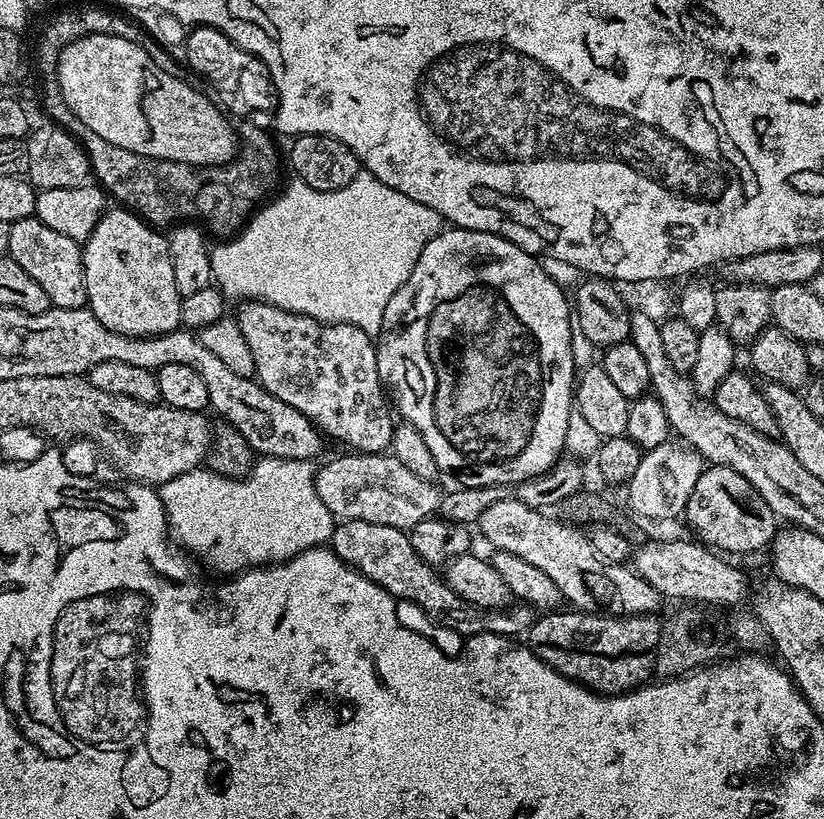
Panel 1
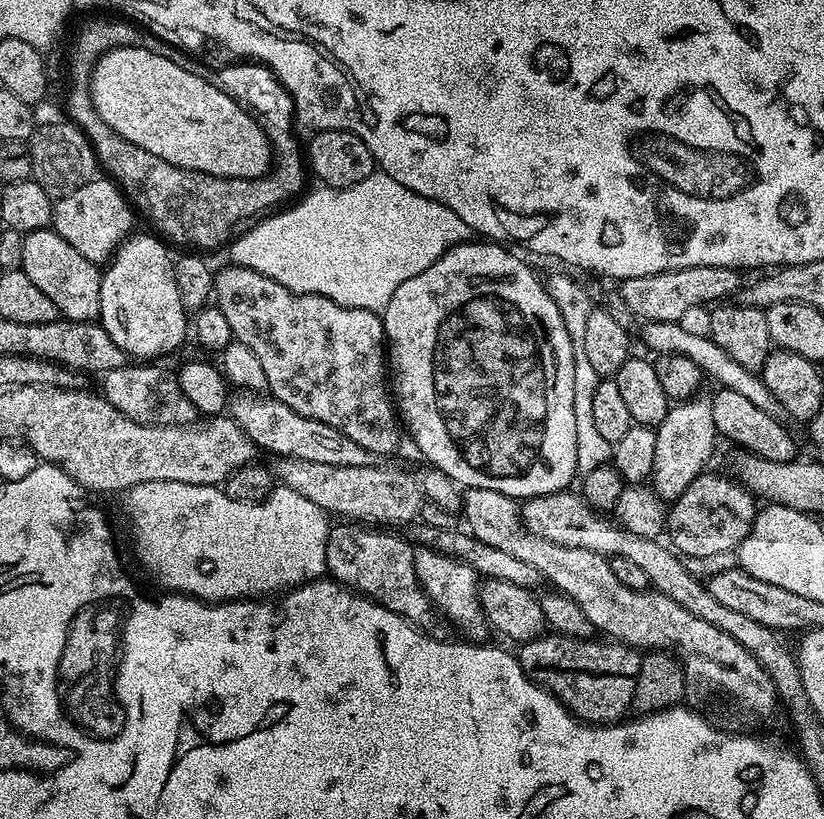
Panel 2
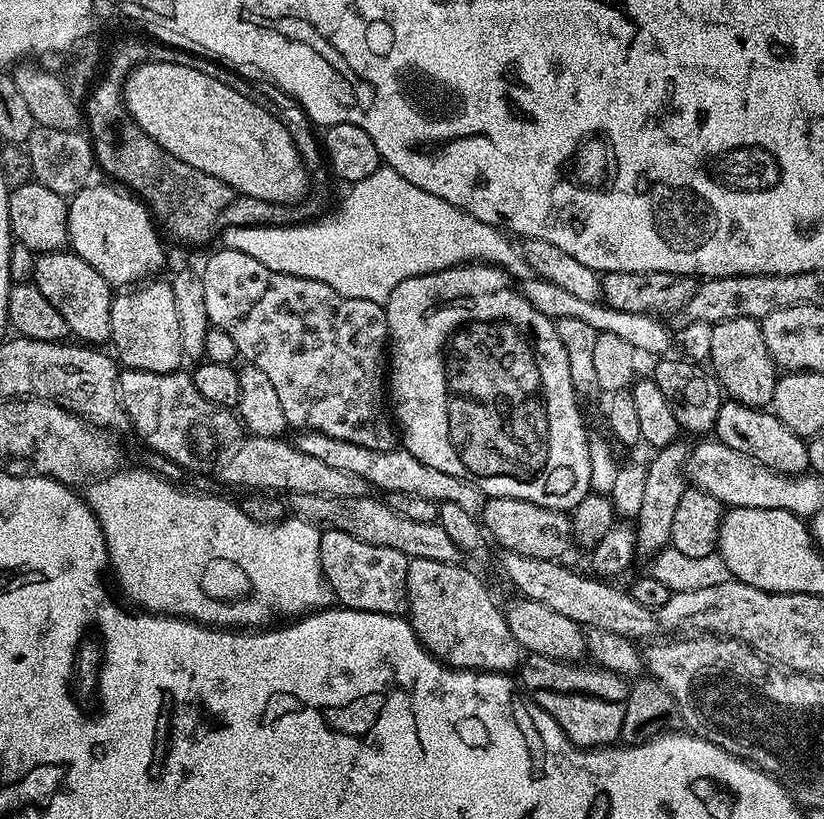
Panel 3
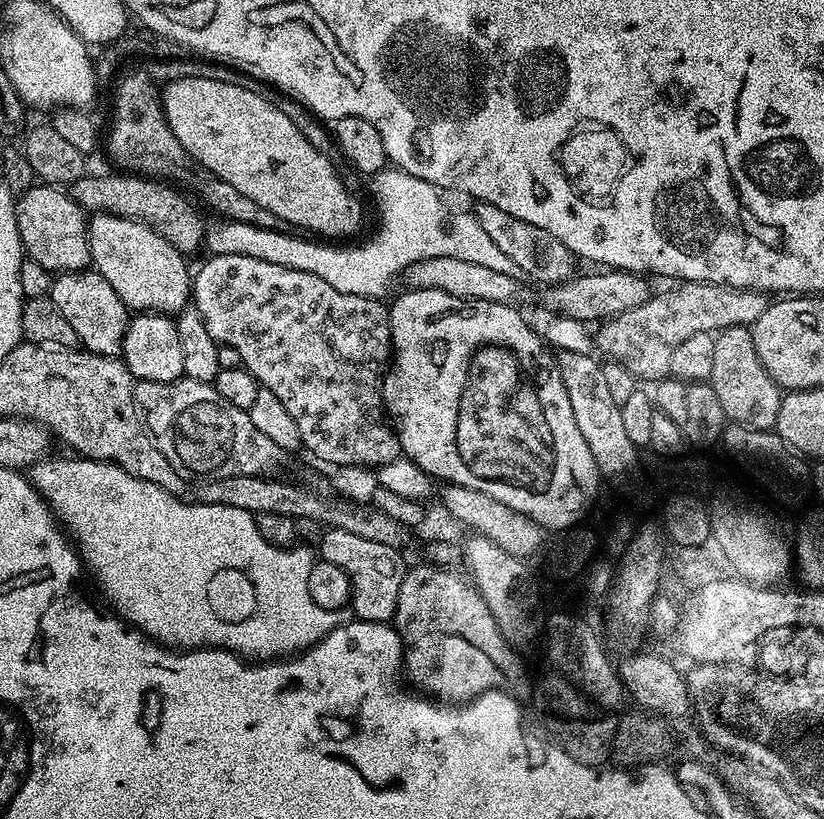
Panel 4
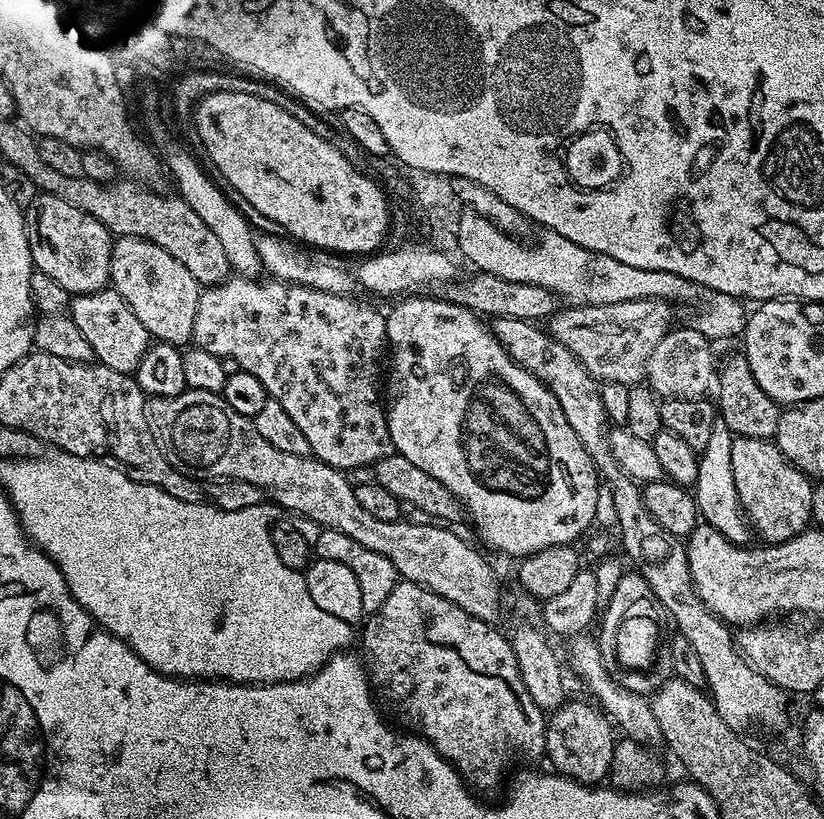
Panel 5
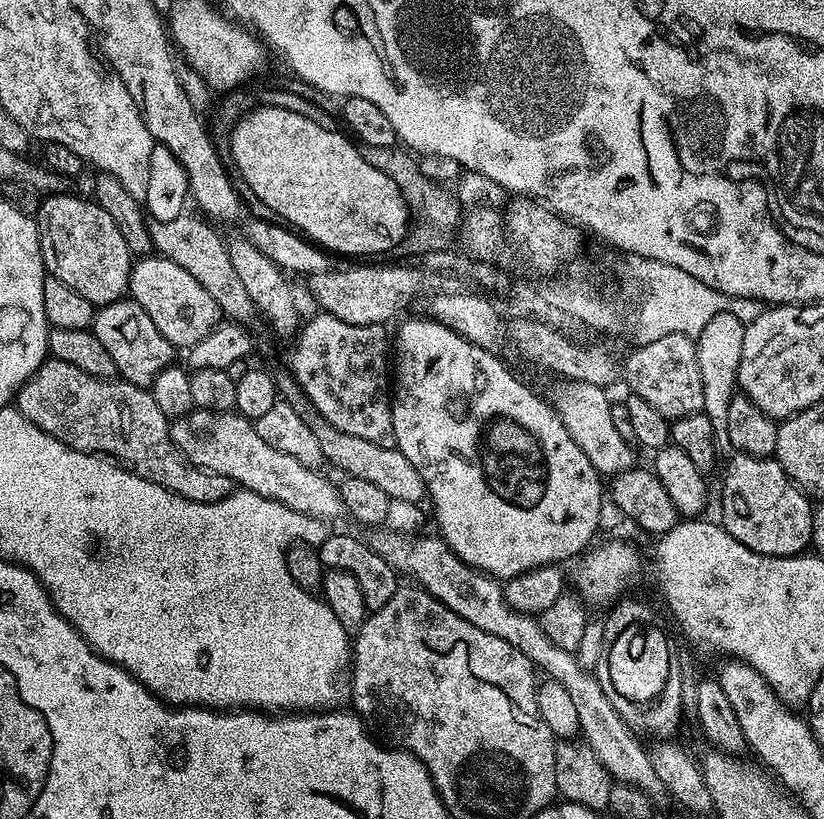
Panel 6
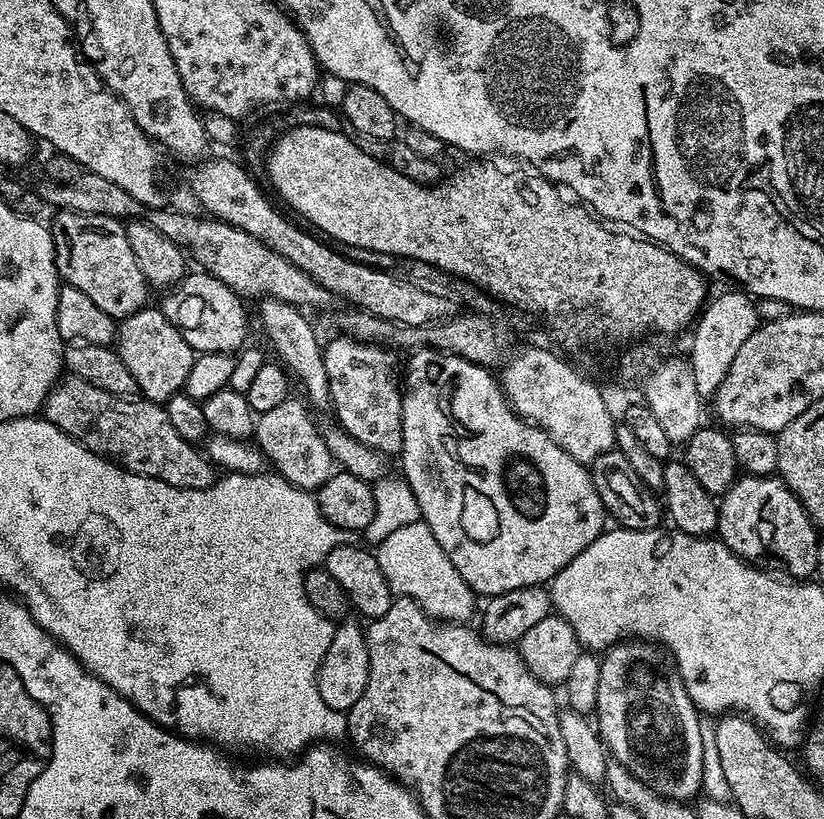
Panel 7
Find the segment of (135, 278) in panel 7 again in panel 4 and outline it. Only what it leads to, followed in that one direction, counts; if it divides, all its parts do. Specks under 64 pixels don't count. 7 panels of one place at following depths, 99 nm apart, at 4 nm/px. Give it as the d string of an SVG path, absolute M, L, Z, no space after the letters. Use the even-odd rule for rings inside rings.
M56 186L32 187L16 200L16 221L27 259L46 266L48 272L82 272L91 265L86 212L67 191Z

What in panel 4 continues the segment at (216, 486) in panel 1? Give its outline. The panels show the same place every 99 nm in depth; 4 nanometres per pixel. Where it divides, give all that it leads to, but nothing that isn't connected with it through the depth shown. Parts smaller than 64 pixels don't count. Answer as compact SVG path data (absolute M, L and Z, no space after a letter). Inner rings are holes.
M52 459L31 465L32 485L74 541L85 569L100 583L111 607L149 640L173 650L226 648L241 657L267 662L299 654L345 623L343 611L323 609L310 598L307 582L313 549L270 546L256 529L251 512L234 510L234 506L187 504L107 460Z

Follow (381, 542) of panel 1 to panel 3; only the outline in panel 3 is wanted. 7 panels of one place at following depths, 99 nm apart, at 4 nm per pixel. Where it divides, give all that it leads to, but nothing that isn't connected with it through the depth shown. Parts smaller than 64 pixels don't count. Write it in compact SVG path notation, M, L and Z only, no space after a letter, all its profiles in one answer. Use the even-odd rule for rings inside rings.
M324 530L320 534L320 565L324 571L324 579L328 581L333 597L343 607L354 610L366 610L374 614L387 616L404 616L408 611L408 556L398 550L390 550L390 546L370 546L370 542L362 542L342 530Z

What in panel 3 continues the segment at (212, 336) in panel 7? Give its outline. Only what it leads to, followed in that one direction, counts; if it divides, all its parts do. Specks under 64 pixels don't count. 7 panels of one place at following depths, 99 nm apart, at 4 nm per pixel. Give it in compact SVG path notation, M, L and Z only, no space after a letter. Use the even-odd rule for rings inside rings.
M89 183L68 200L68 244L71 251L90 262L90 266L94 266L94 270L98 270L98 274L113 286L136 286L155 277L159 273L156 271L164 264L164 248L160 245L161 233L152 213L135 195L111 183L96 183Z

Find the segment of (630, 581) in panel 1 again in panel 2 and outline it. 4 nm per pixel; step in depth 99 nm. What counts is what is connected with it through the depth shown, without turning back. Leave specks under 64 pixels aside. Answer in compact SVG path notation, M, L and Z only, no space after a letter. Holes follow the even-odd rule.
M466 488L462 492L462 517L467 531L478 542L495 546L538 570L553 589L564 592L590 618L593 629L613 641L637 650L671 650L684 666L684 694L695 711L718 722L725 730L752 730L778 705L776 686L770 674L742 646L734 642L726 630L694 618L690 610L682 610L674 598L655 590L639 592L622 586L609 557L574 546L558 546L546 538L538 538L520 517L520 504L498 490ZM605 632L605 633L604 633Z

